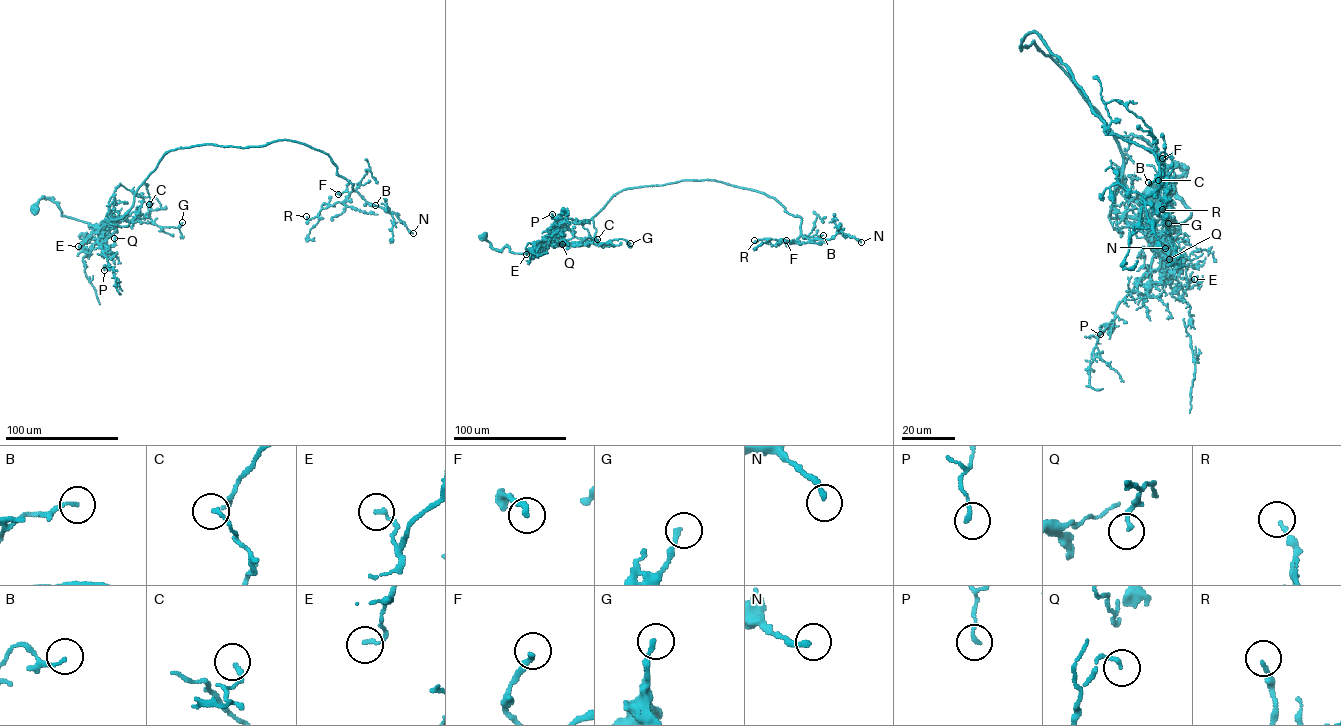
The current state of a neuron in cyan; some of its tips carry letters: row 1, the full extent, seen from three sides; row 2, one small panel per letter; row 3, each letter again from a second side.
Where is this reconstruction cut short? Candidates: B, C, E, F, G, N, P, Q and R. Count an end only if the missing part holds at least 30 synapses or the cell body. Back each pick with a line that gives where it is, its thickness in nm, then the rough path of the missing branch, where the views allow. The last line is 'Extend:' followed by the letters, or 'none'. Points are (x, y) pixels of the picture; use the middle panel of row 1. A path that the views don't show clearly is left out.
Extend: none

